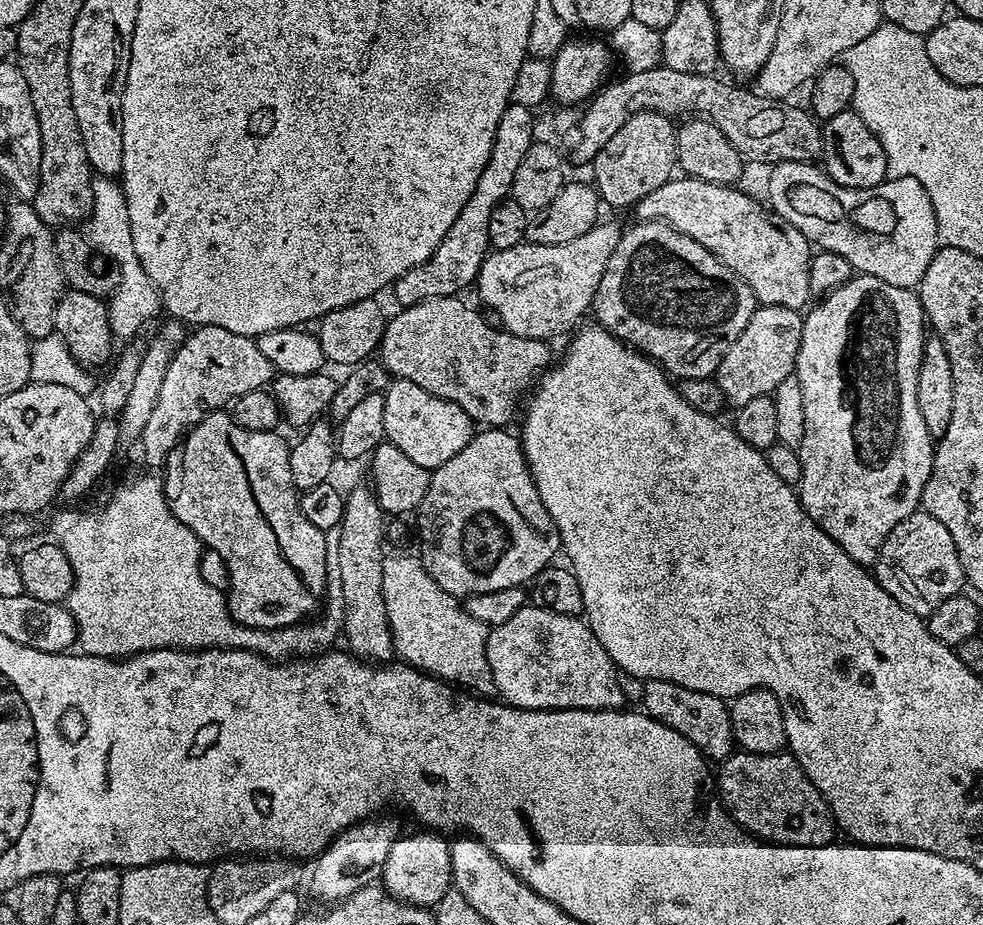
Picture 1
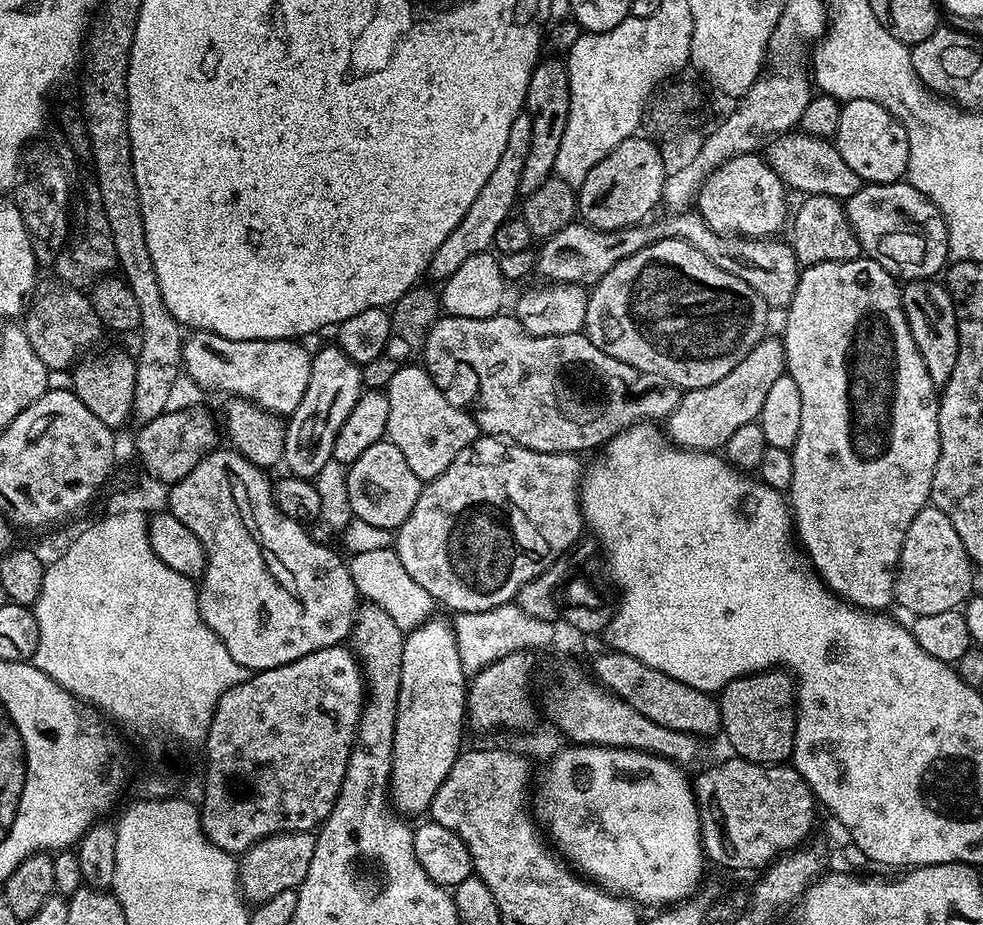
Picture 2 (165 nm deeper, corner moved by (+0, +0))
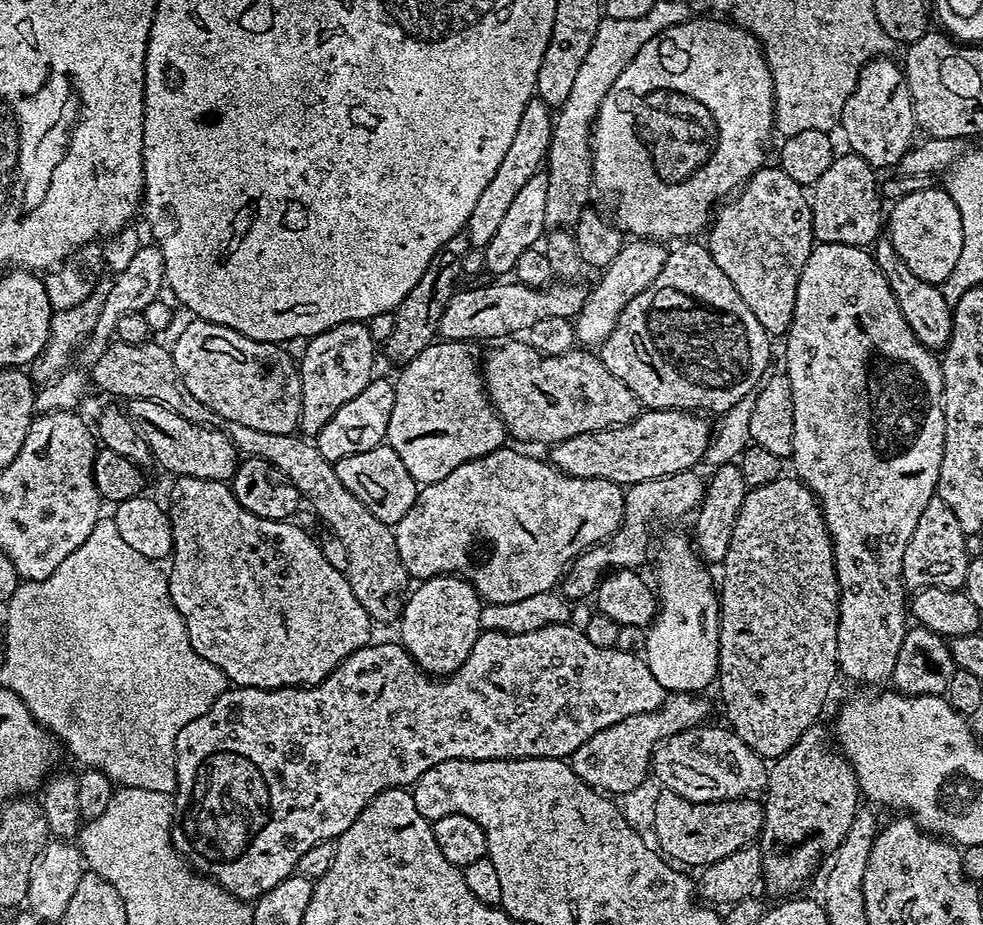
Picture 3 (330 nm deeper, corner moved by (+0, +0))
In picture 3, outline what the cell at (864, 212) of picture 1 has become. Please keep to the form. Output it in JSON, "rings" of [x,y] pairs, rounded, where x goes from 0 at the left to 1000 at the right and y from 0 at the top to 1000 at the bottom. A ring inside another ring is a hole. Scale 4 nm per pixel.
{"rings":[[[949,201],[942,205],[934,205],[930,210],[922,210],[917,216],[906,222],[907,230],[901,234],[901,255],[906,259],[909,270],[942,305],[956,309],[975,288],[975,275],[979,275],[979,231],[975,231],[975,223],[970,223],[970,214],[959,202]]]}

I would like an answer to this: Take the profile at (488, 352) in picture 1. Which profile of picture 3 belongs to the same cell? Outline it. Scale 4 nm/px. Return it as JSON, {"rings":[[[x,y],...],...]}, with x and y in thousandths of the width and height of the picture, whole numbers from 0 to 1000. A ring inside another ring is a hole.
{"rings":[[[521,365],[516,370],[506,371],[490,389],[492,422],[501,435],[513,458],[513,466],[525,476],[534,476],[537,480],[554,480],[561,482],[568,478],[576,478],[576,474],[584,474],[597,467],[611,467],[617,463],[628,463],[639,458],[650,450],[653,438],[637,413],[629,413],[621,400],[612,392],[609,384],[598,378],[583,378],[567,385],[550,385],[547,378],[540,376],[532,366]]]}

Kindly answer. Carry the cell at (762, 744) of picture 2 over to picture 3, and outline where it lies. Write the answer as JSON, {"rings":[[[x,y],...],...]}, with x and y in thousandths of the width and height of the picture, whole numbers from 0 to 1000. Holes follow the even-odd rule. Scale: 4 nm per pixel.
{"rings":[[[795,512],[787,521],[779,521],[779,525],[764,529],[761,537],[755,543],[755,551],[751,551],[751,560],[745,570],[741,594],[734,606],[737,624],[730,627],[730,643],[732,645],[732,757],[737,760],[737,770],[741,773],[740,786],[744,787],[767,815],[777,818],[778,823],[790,822],[826,783],[835,777],[834,769],[846,748],[846,738],[852,735],[852,672],[855,671],[855,635],[848,612],[848,595],[838,557],[834,550],[834,542],[830,533],[824,531],[817,521],[806,512]]]}

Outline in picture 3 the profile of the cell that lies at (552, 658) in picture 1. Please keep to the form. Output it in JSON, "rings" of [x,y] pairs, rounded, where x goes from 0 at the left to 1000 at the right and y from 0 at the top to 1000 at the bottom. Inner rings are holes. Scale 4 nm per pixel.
{"rings":[[[716,786],[699,787],[668,804],[661,835],[671,842],[670,851],[702,867],[752,865],[776,857],[781,850],[782,832],[777,818],[767,815],[744,787]]]}

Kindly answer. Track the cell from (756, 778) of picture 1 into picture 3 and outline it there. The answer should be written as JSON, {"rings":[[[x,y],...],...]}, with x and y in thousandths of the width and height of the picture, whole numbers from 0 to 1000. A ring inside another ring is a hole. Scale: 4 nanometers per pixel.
{"rings":[[[679,854],[668,857],[667,866],[663,869],[663,895],[667,898],[668,908],[666,911],[670,920],[689,935],[715,936],[730,932],[747,923],[747,919],[762,916],[777,895],[777,876],[774,866],[769,863],[702,867]]]}

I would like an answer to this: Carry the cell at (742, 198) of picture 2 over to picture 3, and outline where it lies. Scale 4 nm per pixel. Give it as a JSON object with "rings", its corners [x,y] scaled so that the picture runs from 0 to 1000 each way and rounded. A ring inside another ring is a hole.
{"rings":[[[792,179],[773,182],[744,215],[727,226],[719,255],[720,272],[734,296],[747,305],[755,326],[767,335],[767,344],[775,348],[782,364],[797,364],[808,339],[816,288],[828,267],[826,222],[819,204]]]}

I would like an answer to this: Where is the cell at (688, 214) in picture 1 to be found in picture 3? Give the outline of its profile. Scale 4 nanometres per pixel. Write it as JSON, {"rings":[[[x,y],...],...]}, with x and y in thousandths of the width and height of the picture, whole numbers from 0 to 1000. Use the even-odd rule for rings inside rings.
{"rings":[[[501,305],[493,311],[476,311],[473,316],[461,315],[450,344],[447,345],[447,364],[453,369],[485,370],[484,368],[501,368],[521,365],[526,361],[536,360],[543,348],[561,342],[577,342],[585,344],[592,335],[599,312],[589,311],[590,307],[562,305],[552,311],[540,311],[528,305]]]}

